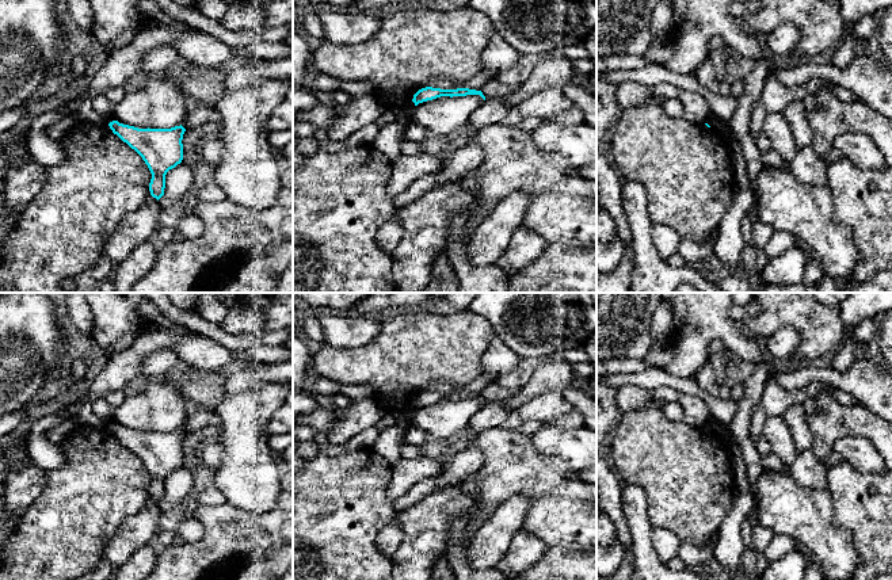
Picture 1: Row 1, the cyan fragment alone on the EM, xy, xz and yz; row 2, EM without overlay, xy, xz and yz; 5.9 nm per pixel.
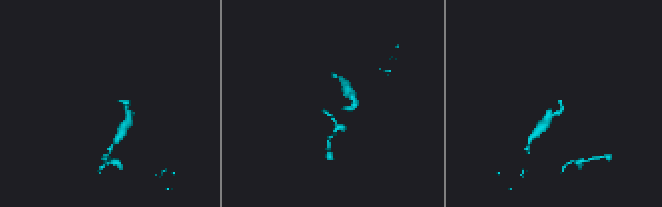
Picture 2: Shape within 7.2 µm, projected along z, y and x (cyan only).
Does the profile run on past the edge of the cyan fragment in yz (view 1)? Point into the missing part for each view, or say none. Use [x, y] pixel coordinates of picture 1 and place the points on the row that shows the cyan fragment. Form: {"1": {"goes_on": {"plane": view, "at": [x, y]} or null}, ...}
{"1": {"goes_on": null}}

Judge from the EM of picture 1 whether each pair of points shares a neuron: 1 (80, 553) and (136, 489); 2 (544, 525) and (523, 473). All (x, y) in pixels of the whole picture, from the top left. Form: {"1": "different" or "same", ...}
{"1": "same", "2": "same"}

